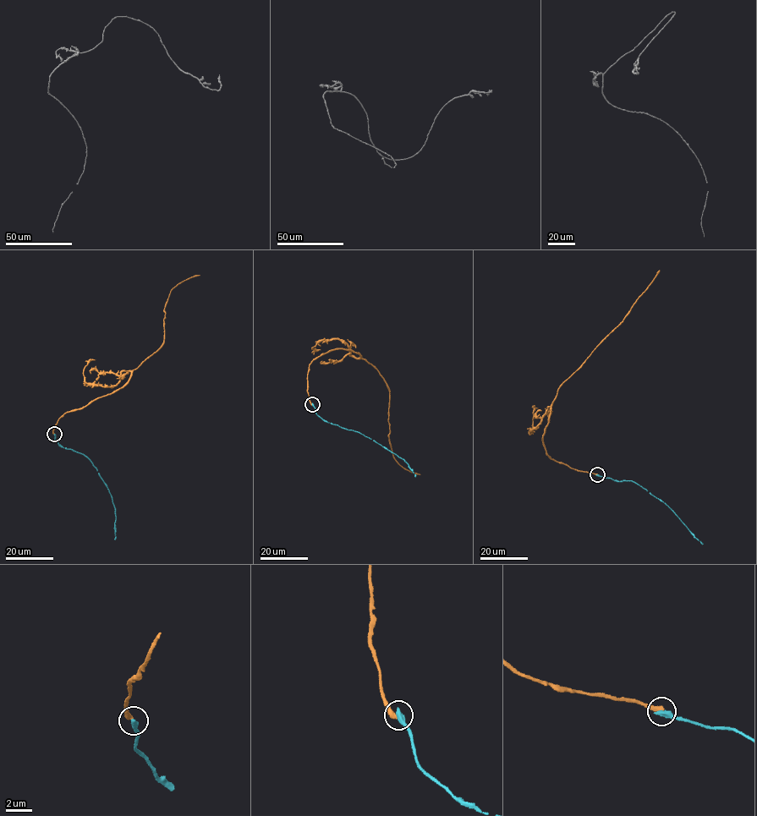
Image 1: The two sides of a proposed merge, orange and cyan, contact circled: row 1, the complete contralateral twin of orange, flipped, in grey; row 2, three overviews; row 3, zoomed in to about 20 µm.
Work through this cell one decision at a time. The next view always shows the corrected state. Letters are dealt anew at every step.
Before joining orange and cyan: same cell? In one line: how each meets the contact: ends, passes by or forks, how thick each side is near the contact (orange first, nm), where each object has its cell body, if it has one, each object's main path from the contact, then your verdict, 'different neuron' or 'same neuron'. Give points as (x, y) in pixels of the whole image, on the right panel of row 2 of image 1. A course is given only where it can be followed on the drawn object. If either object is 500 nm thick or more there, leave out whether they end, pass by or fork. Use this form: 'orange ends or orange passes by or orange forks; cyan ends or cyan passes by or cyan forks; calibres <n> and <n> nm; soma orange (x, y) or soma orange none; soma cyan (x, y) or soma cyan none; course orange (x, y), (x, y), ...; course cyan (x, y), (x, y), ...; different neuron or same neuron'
orange ends; cyan ends; calibres 400 and 480 nm; soma orange none; soma cyan none; course orange (597, 474), (577, 470), (555, 461), (547, 454), (542, 439), (551, 404), (560, 386), (622, 320), (660, 271); course cyan (597, 474), (635, 482), (664, 502), (702, 544); different neuron

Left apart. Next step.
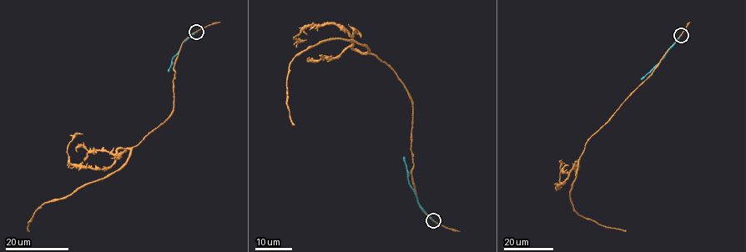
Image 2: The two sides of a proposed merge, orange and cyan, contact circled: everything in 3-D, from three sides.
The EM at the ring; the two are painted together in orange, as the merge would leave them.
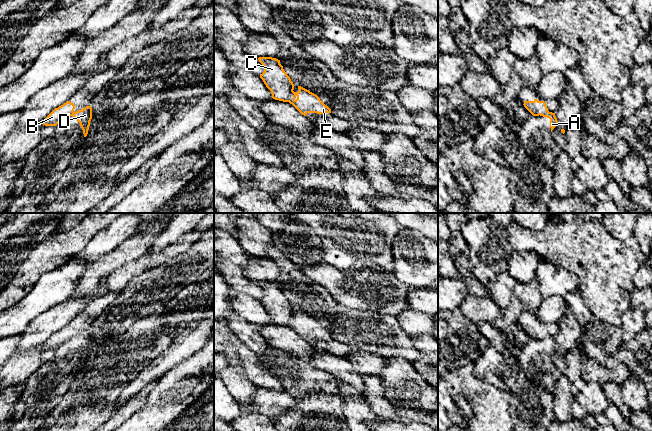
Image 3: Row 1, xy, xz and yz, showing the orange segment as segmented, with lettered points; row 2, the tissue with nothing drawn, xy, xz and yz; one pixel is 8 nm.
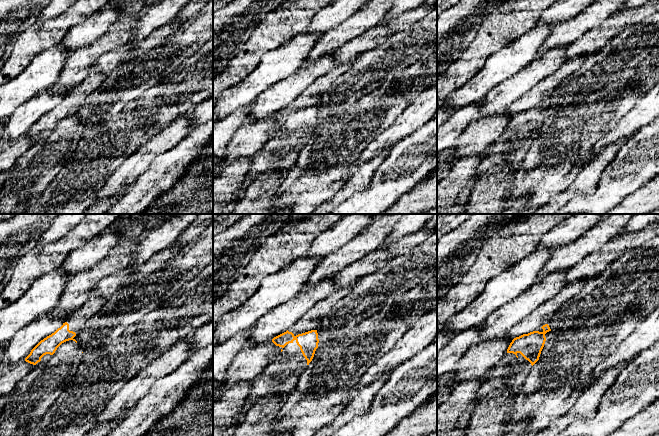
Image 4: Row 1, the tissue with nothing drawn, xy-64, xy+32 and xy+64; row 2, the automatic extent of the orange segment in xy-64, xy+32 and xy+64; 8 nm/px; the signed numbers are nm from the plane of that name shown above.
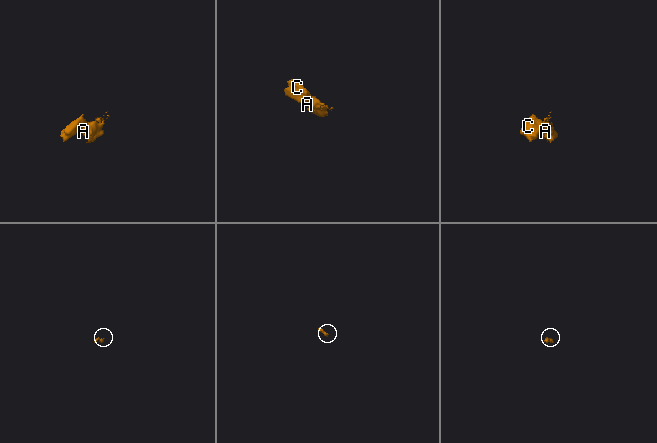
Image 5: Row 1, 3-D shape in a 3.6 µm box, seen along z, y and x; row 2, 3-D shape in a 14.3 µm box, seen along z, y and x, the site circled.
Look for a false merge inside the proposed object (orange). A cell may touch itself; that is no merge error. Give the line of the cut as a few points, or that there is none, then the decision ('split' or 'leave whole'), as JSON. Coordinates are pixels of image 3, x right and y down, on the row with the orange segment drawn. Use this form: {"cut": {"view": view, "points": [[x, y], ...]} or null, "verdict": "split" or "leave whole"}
{"cut": {"view": "xz", "points": [[293, 91], [287, 101]]}, "verdict": "split"}

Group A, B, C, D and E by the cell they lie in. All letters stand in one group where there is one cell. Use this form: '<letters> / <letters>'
A D E / B C

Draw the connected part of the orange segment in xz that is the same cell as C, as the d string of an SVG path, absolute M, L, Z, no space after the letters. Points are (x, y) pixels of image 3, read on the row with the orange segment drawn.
M259 57L258 60L264 66L264 72L260 78L271 91L272 98L288 102L289 97L294 92L294 84L284 71L280 60L272 57Z

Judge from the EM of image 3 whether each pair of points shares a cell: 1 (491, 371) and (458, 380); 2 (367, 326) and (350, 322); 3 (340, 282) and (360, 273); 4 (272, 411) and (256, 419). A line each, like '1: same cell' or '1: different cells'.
1: different cells
2: same cell
3: same cell
4: different cells

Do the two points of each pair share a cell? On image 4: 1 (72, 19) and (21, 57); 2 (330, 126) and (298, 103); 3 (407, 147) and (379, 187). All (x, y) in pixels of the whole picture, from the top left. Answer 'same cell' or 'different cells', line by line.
1: same cell
2: different cells
3: same cell

